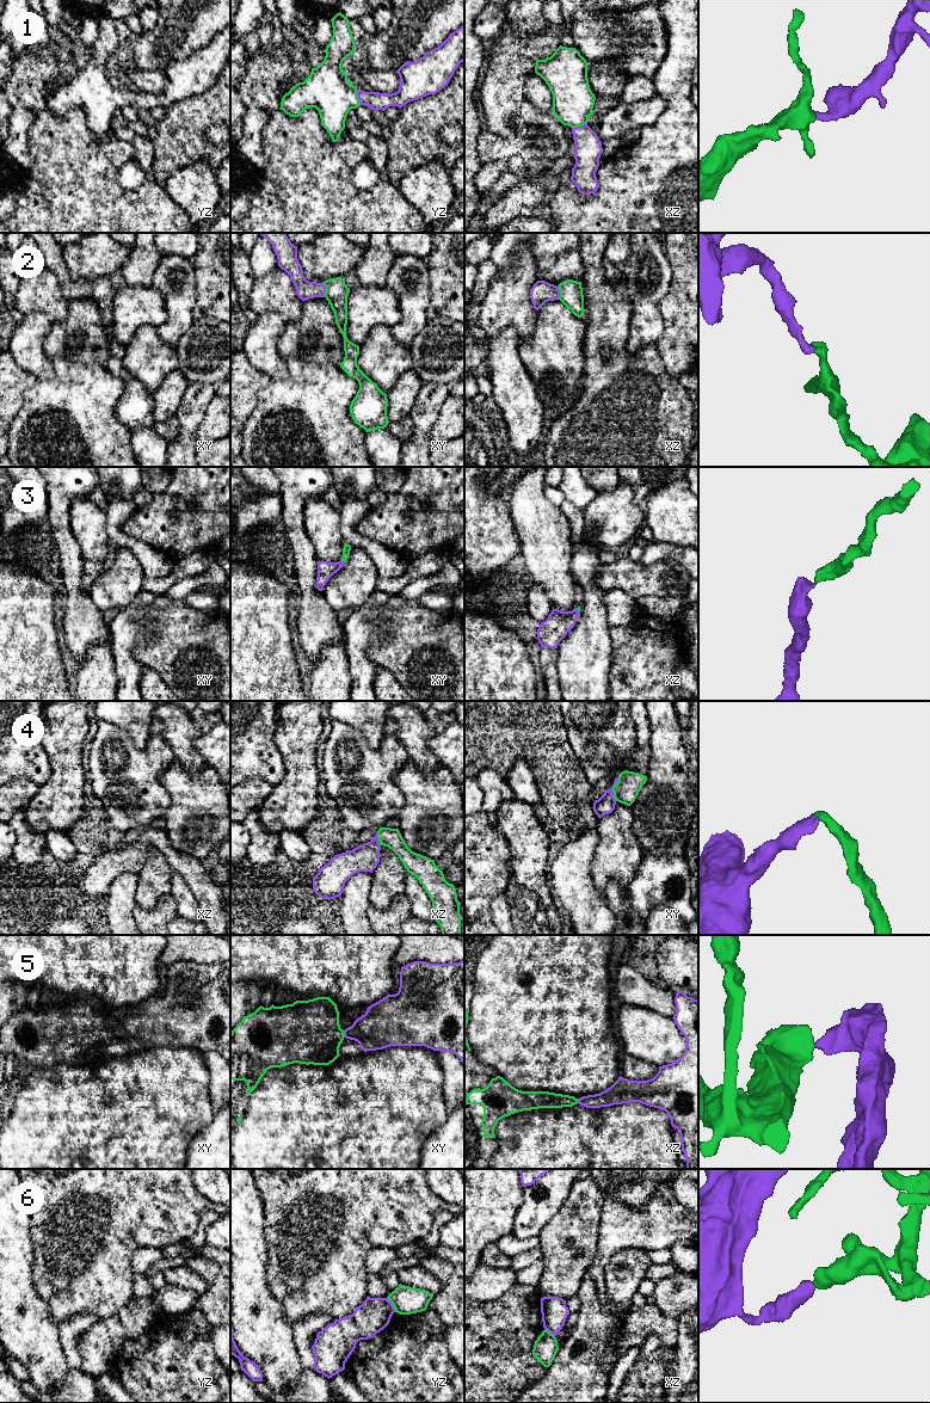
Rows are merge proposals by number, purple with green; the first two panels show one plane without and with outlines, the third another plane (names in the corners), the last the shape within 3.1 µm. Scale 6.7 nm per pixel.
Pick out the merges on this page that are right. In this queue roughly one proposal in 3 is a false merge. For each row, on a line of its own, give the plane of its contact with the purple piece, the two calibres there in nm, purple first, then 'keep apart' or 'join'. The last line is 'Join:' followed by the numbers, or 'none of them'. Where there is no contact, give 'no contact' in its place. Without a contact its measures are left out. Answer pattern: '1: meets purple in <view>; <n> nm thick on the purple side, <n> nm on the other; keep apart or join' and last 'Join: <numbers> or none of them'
1: meets purple in yz; 120 nm thick on the purple side, 300 nm on the other; join
2: meets purple in xy; 120 nm thick on the purple side, 160 nm on the other; join
3: meets purple in xy; 110 nm thick on the purple side, 50 nm on the other; join
4: meets purple in xy; 120 nm thick on the purple side, 160 nm on the other; join
5: meets purple in xy; 280 nm thick on the purple side, 440 nm on the other; join
6: meets purple in yz; 220 nm thick on the purple side, 190 nm on the other; keep apart
Join: 1, 2, 3, 4, 5

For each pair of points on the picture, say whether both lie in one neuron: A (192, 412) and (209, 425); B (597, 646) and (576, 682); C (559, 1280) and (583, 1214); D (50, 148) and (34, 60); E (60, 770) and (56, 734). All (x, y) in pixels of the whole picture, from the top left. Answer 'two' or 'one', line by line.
A: two
B: one
C: one
D: two
E: one

